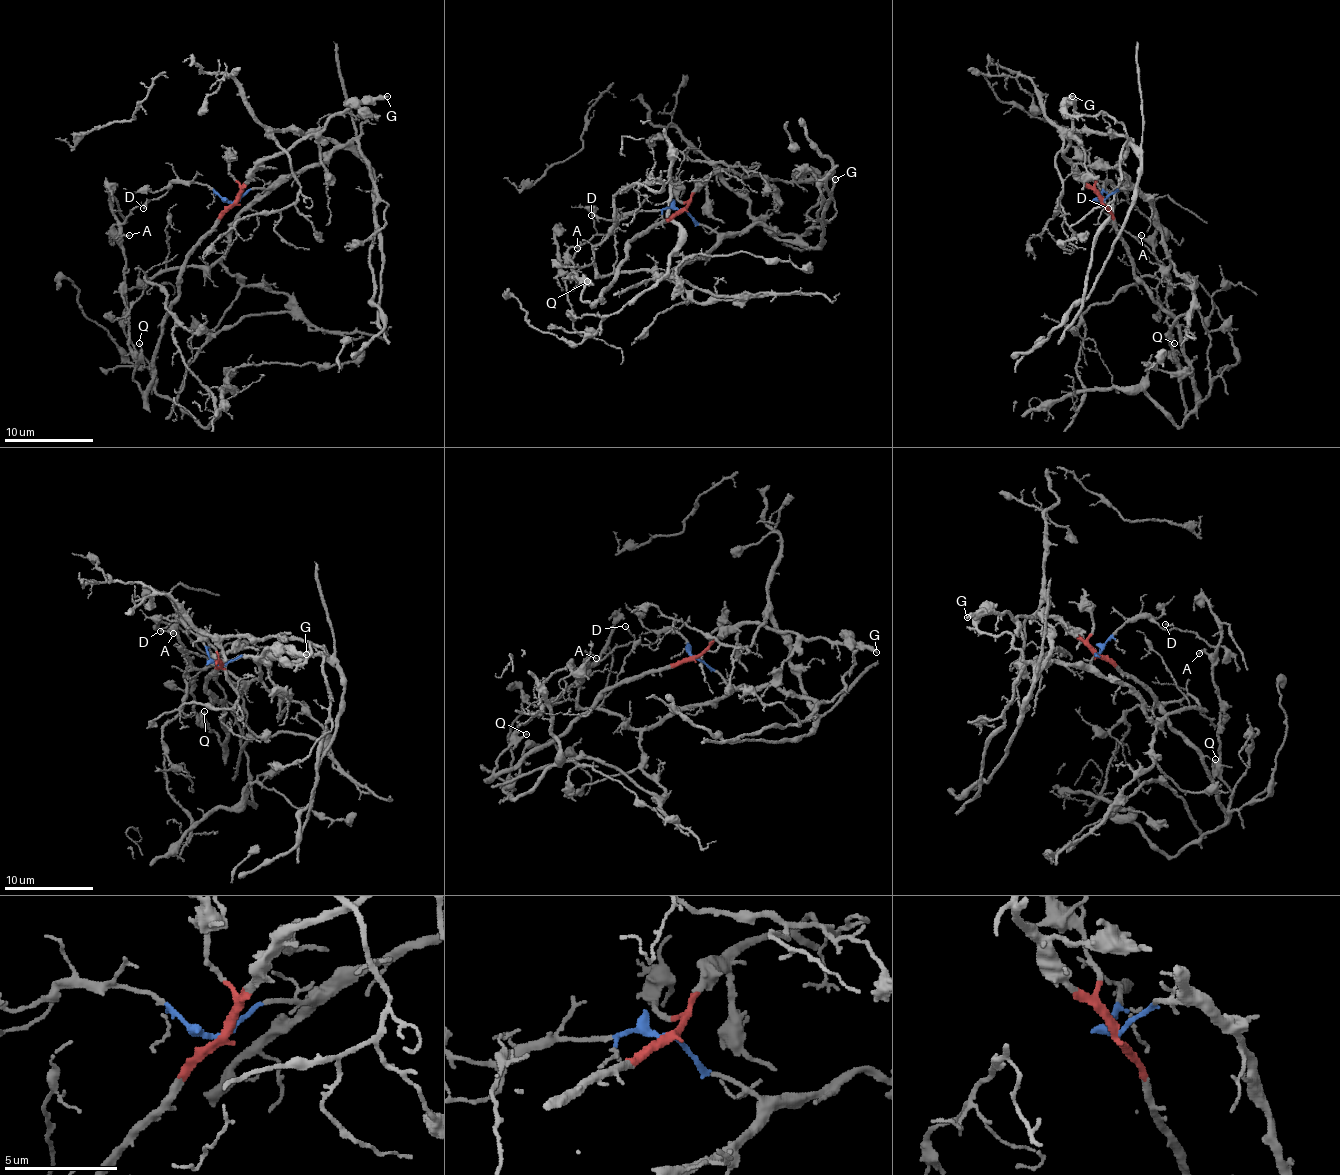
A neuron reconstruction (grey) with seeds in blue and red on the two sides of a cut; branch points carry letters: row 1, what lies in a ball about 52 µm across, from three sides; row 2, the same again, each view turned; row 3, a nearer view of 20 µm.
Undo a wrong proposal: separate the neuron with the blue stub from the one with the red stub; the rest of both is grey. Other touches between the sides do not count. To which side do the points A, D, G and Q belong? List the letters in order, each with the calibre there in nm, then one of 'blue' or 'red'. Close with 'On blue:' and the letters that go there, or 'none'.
A: 120 nm thick; red
D: 110 nm thick; blue
G: 320 nm thick; red
Q: 130 nm thick; red
On blue: D

